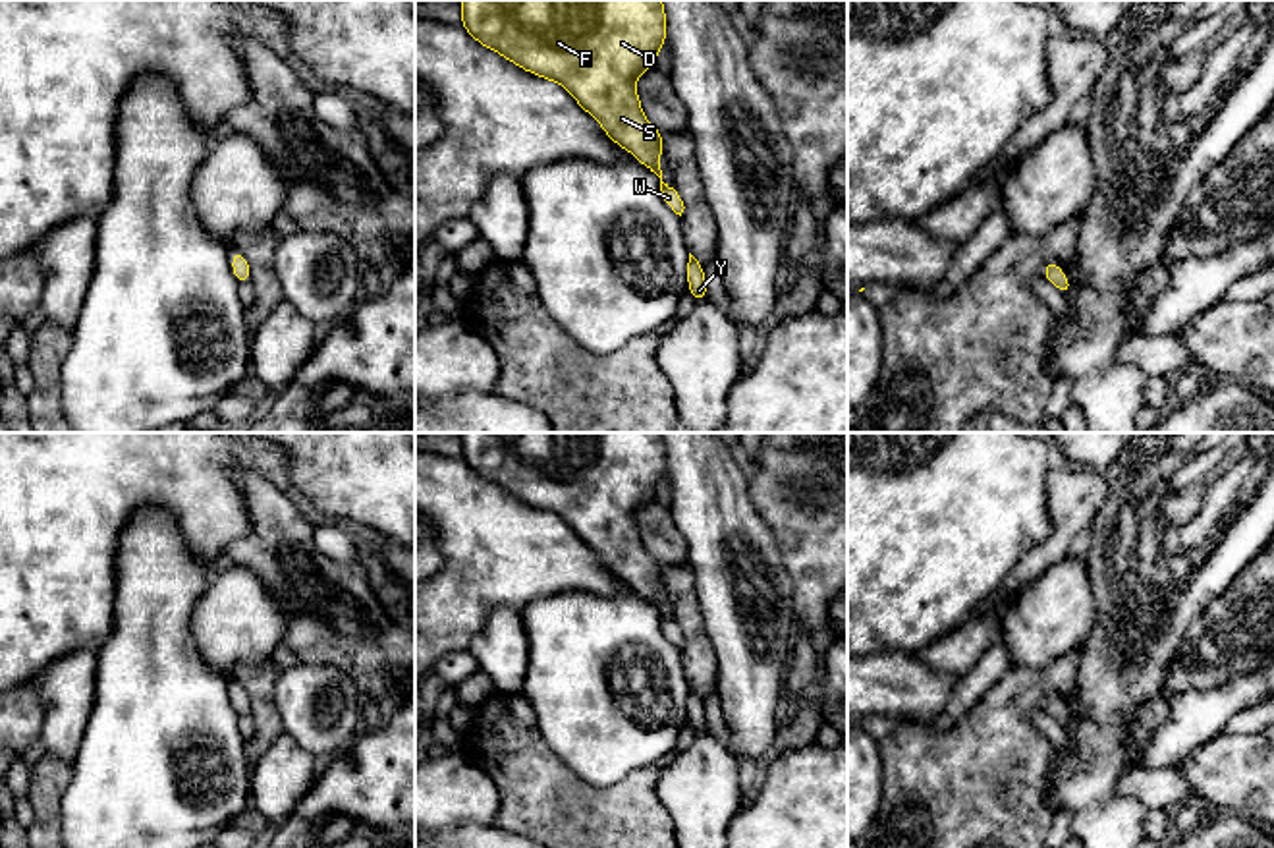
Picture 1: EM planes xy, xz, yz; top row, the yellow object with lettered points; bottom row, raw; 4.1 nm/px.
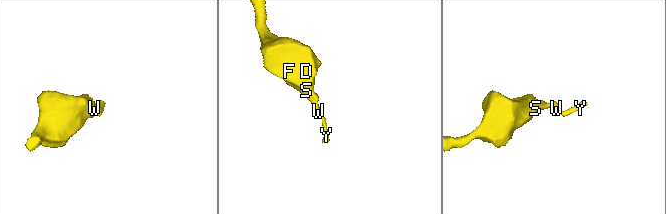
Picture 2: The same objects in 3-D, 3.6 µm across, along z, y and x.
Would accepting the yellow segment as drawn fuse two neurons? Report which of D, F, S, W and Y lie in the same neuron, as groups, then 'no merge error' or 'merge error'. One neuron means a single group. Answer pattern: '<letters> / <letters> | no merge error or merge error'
D F S W Y | no merge error

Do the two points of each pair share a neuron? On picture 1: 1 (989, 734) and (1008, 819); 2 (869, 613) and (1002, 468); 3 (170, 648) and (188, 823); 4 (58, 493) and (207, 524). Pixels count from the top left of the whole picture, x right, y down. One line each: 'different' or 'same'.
1: same
2: same
3: same
4: same

